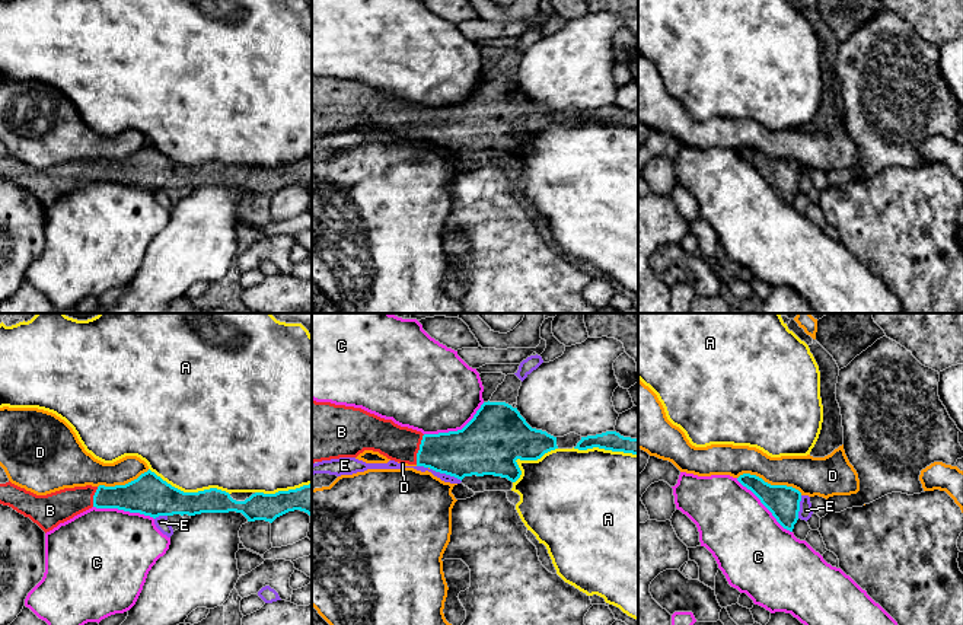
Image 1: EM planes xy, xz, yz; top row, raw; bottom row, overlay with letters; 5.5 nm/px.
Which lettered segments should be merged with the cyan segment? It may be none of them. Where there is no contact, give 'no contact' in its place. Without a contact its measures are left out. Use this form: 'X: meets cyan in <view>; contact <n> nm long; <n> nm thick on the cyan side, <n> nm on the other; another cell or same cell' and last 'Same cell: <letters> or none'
A: meets cyan in xy; contact 480 nm long; 220 nm thick on the cyan side, 480 nm on the other; another cell
B: meets cyan in xz; contact 180 nm long; 260 nm thick on the cyan side, 190 nm on the other; same cell
C: meets cyan in xz; contact 380 nm long; 340 nm thick on the cyan side, 460 nm on the other; another cell
D: meets cyan in yz; contact 380 nm long; 180 nm thick on the cyan side, 220 nm on the other; another cell
E: meets cyan in xz; contact 190 nm long; 300 nm thick on the cyan side, 50 nm on the other; another cell
Same cell: B

